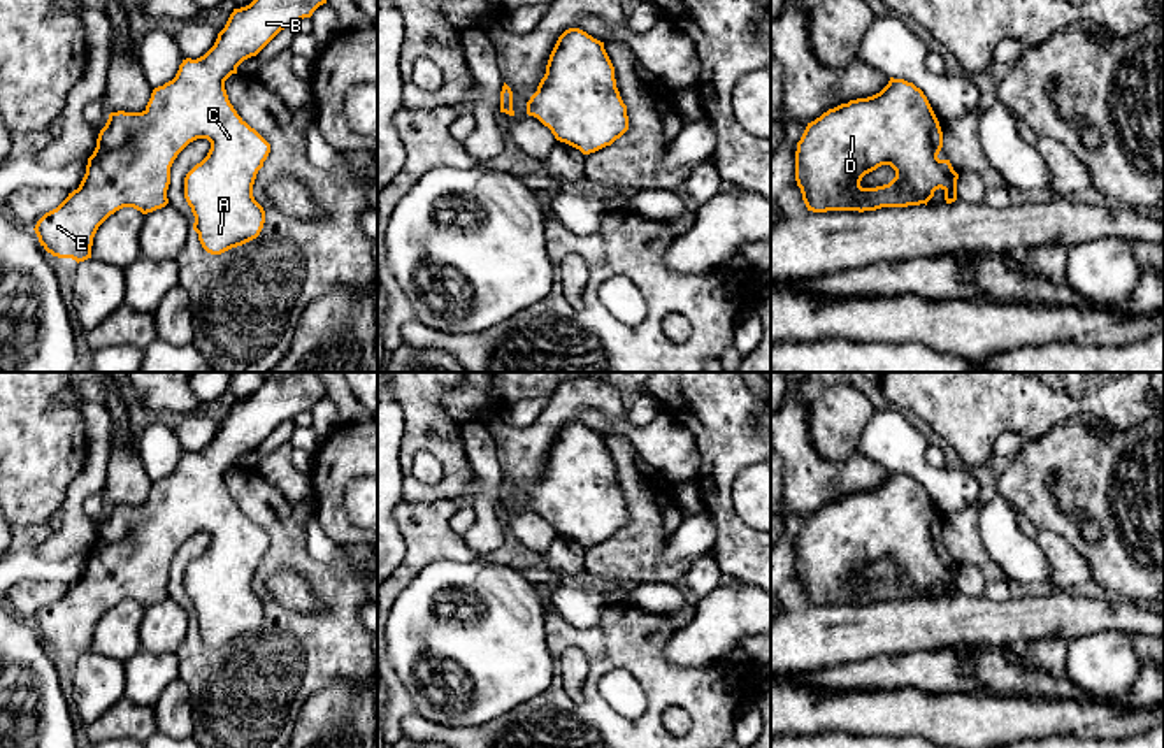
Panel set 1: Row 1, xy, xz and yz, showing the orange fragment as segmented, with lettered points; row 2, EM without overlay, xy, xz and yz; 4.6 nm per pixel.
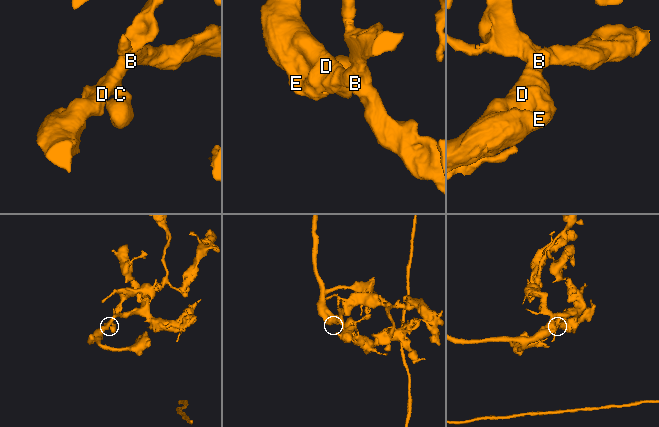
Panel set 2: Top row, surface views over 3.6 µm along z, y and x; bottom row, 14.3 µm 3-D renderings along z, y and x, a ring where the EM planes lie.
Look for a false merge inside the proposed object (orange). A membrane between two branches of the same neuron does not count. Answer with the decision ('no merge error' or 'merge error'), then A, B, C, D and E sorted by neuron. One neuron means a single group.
no merge error; A B C D E

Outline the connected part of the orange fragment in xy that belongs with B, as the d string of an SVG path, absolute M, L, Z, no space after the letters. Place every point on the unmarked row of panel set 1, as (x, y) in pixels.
M318 372L265 378L249 399L234 402L214 439L204 450L183 453L176 471L153 483L142 506L111 506L88 551L79 581L37 615L33 623L40 639L53 650L72 651L77 657L91 651L93 630L111 608L123 601L147 608L169 597L170 560L197 532L207 532L211 543L186 567L184 592L195 609L193 623L202 641L211 648L221 648L256 632L265 616L265 604L253 590L253 578L270 546L270 537L237 507L228 493L225 474L281 423L311 411L323 397L327 388Z

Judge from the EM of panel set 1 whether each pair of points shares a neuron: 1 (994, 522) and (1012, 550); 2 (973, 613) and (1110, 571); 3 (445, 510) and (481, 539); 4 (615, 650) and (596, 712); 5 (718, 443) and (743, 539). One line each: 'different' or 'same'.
1: same
2: different
3: different
4: same
5: same

